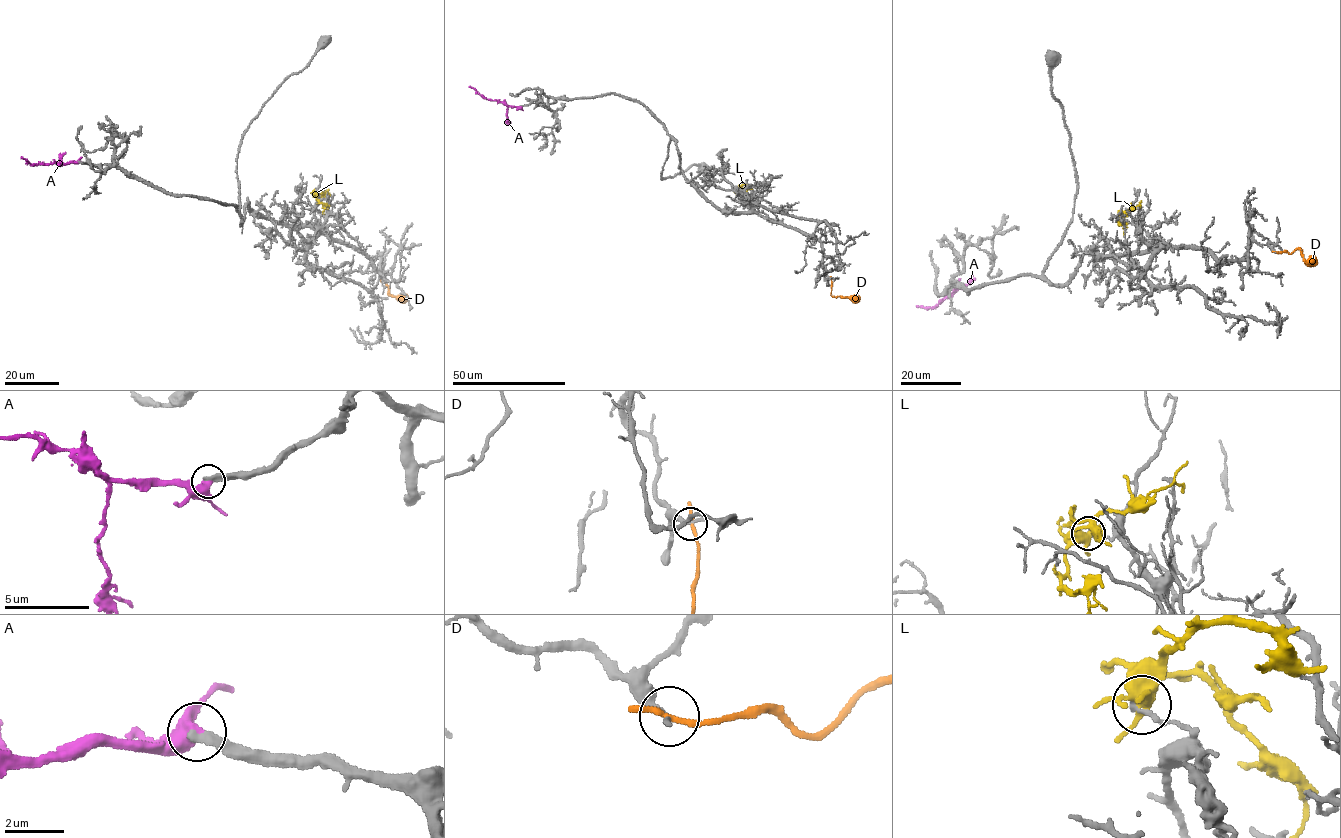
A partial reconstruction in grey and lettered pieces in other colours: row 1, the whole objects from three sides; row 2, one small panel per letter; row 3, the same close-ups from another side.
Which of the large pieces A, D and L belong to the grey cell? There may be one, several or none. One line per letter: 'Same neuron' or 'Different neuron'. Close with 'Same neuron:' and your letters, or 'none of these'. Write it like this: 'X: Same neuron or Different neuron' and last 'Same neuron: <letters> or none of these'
A: Same neuron
D: Different neuron
L: Different neuron
Same neuron: A

